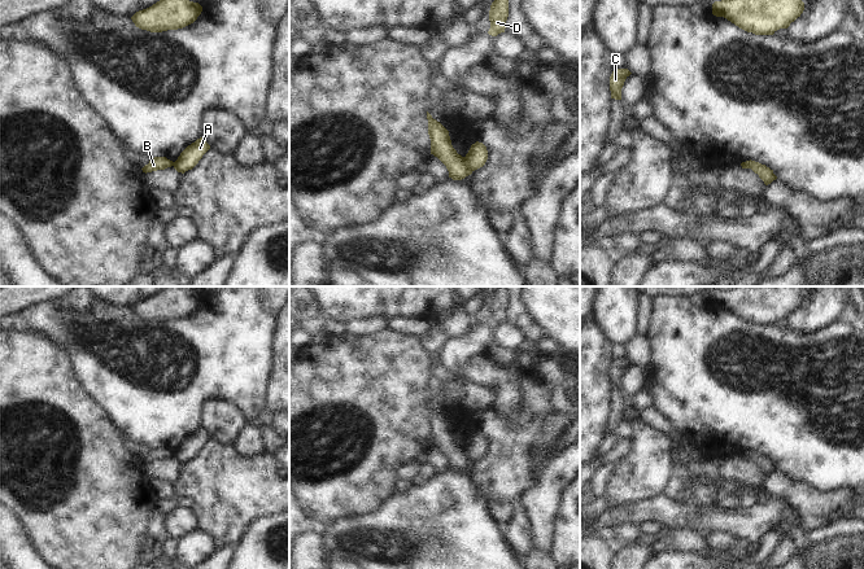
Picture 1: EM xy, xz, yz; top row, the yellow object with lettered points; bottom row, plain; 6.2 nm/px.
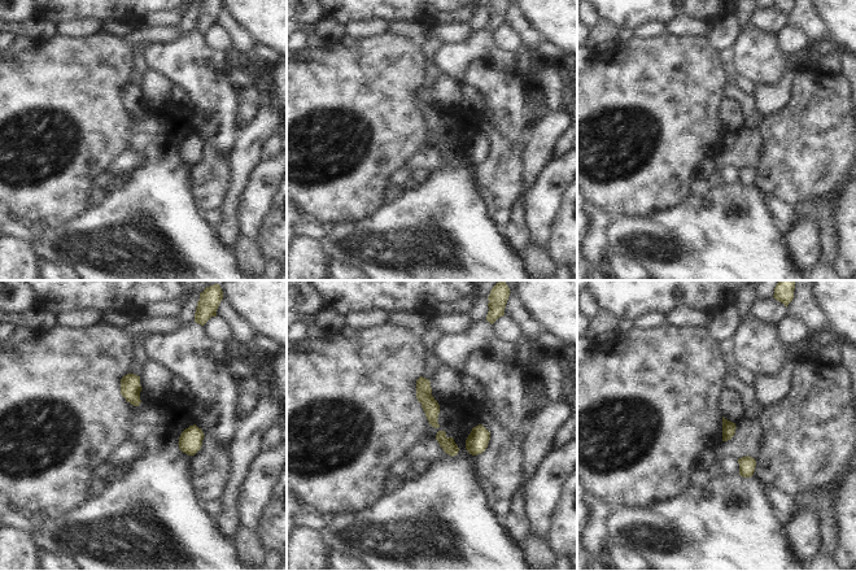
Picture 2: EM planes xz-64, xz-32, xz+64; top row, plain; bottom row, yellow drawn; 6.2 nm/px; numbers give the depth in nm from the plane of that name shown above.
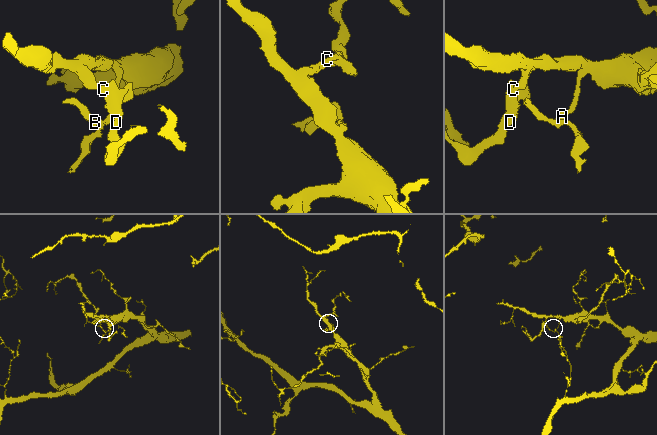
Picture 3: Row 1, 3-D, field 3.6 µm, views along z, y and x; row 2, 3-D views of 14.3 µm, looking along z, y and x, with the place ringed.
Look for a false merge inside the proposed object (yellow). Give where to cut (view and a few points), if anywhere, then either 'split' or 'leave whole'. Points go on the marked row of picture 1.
cut in xz along (463, 157), (465, 165), (471, 171); split

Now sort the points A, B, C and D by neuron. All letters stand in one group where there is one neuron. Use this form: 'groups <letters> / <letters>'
groups A C D / B

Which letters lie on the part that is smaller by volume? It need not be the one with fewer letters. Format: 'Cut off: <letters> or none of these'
Cut off: B

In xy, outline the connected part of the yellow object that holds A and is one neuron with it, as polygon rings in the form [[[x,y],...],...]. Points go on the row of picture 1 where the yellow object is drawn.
[[[202,137],[197,139],[180,153],[174,162],[174,168],[182,174],[192,170],[209,149],[210,145]]]

